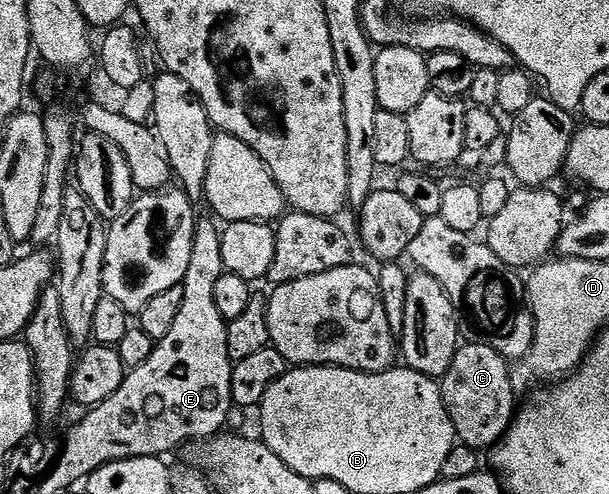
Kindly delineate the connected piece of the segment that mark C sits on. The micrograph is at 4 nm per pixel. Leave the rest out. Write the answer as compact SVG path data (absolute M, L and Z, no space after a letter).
M474 342L478 344L463 343L458 353L452 358L452 366L448 366L446 375L441 377L440 387L442 397L446 403L448 414L452 418L455 437L467 444L465 447L493 449L494 445L501 441L516 415L516 393L513 388L511 365L502 357L498 351L485 342Z

